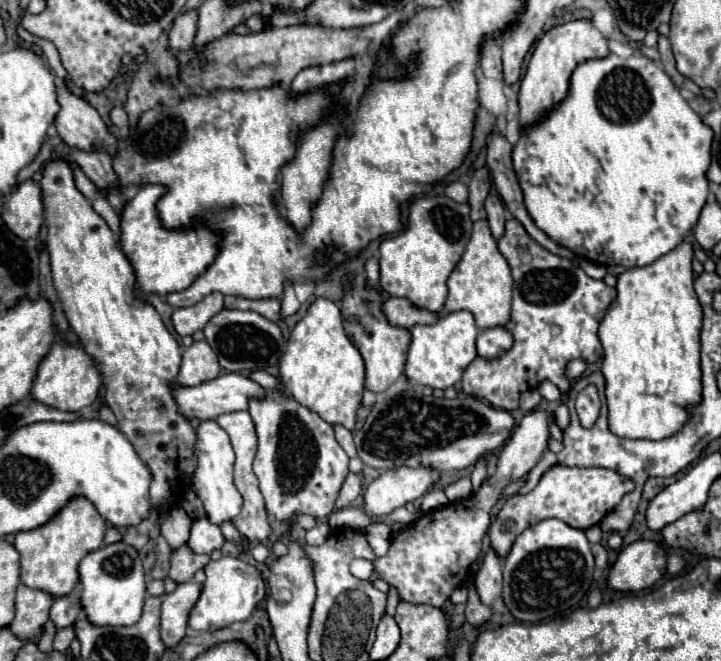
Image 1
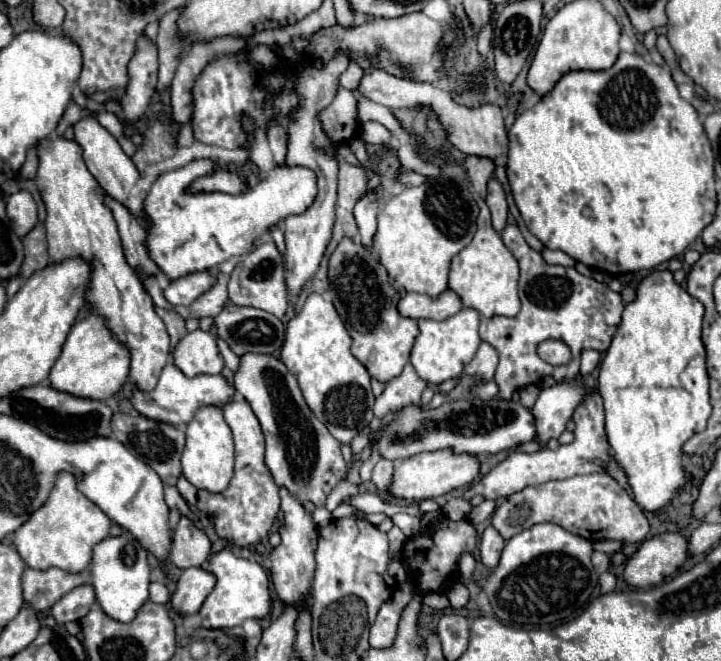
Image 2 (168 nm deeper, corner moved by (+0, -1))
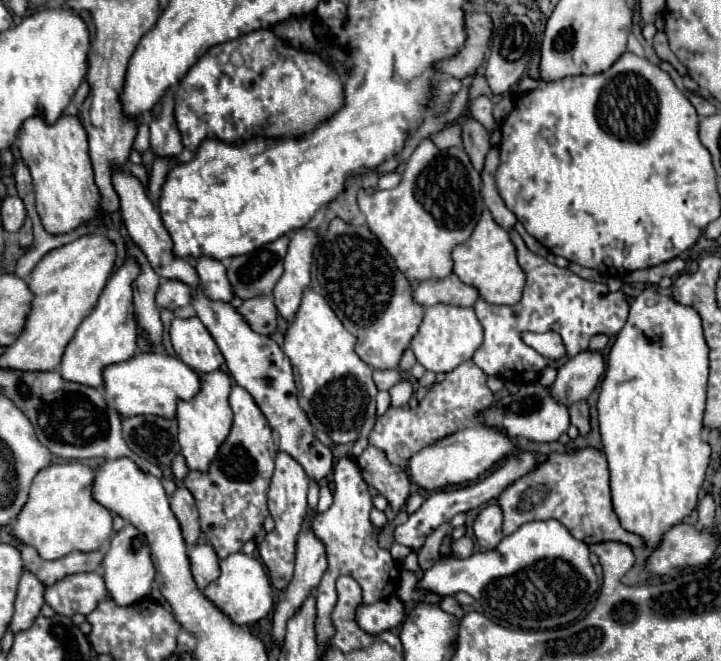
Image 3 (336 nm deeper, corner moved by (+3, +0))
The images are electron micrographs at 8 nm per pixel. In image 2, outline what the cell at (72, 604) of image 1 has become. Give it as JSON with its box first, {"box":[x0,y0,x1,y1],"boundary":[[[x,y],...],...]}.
{"box":[50,586,94,624],"boundary":[[[78,586],[64,594],[52,608],[50,614],[56,618],[58,624],[76,622],[88,614],[90,606],[94,604],[94,590],[90,586]]]}

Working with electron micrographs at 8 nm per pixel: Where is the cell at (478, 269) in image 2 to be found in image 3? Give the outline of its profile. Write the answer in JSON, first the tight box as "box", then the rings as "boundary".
{"box":[453,209,525,305],"boundary":[[[487,209],[483,211],[473,235],[453,249],[453,261],[453,273],[463,283],[479,289],[483,301],[493,305],[515,305],[515,301],[519,301],[525,285],[525,273],[517,263],[517,251],[509,239],[509,231],[499,227]]]}

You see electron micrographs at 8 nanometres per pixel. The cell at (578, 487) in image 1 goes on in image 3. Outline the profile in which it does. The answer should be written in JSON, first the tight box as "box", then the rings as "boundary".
{"box":[499,447,643,547],"boundary":[[[585,447],[585,449],[575,449],[571,453],[549,453],[549,457],[539,463],[531,473],[519,477],[513,481],[499,497],[499,505],[503,509],[505,521],[503,521],[503,533],[513,533],[519,525],[527,521],[543,521],[543,519],[557,519],[567,527],[567,531],[579,539],[585,541],[587,545],[601,543],[601,541],[619,541],[629,547],[641,547],[643,541],[641,537],[627,533],[621,525],[619,519],[615,517],[615,511],[611,507],[611,493],[609,493],[609,469],[607,469],[607,459],[603,451],[595,447]]]}

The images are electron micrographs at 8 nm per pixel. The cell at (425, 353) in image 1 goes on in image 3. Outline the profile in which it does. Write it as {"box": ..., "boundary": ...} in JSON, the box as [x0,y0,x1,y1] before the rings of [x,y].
{"box":[411,305,483,373],"boundary":[[[431,305],[425,309],[423,323],[417,335],[411,341],[411,349],[417,361],[433,373],[447,373],[457,365],[469,361],[477,347],[483,343],[483,327],[479,325],[473,307],[457,307],[457,305]]]}

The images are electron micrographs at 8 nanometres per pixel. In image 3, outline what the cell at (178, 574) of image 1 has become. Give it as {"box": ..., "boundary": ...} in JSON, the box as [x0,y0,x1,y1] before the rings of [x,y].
{"box":[171,485,201,547],"boundary":[[[179,485],[175,489],[175,493],[171,495],[171,509],[175,513],[175,517],[181,523],[183,529],[183,539],[185,543],[191,547],[197,543],[201,529],[199,529],[199,513],[197,513],[197,505],[195,505],[195,497],[191,495],[191,491],[183,485]]]}

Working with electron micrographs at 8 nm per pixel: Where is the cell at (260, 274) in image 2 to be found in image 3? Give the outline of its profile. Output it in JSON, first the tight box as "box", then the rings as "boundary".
{"box":[227,235,289,299],"boundary":[[[283,235],[277,241],[267,243],[249,255],[233,257],[227,267],[227,275],[235,295],[241,299],[271,295],[275,283],[283,275],[287,245],[289,237]]]}

